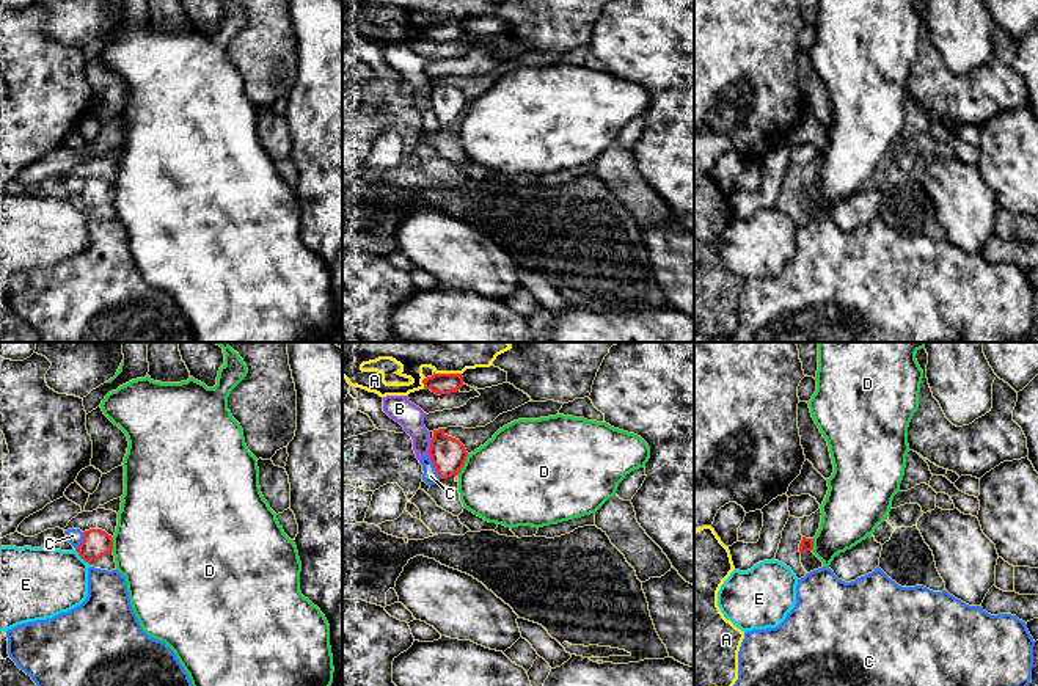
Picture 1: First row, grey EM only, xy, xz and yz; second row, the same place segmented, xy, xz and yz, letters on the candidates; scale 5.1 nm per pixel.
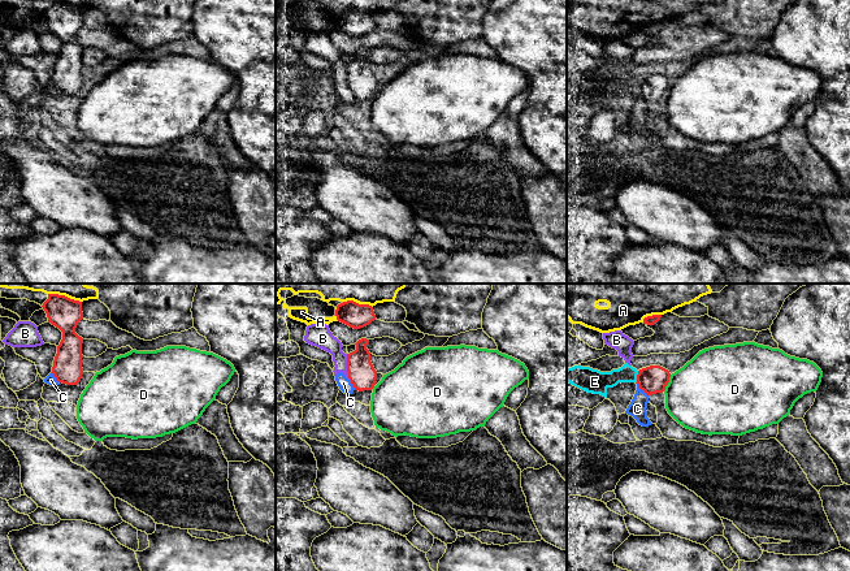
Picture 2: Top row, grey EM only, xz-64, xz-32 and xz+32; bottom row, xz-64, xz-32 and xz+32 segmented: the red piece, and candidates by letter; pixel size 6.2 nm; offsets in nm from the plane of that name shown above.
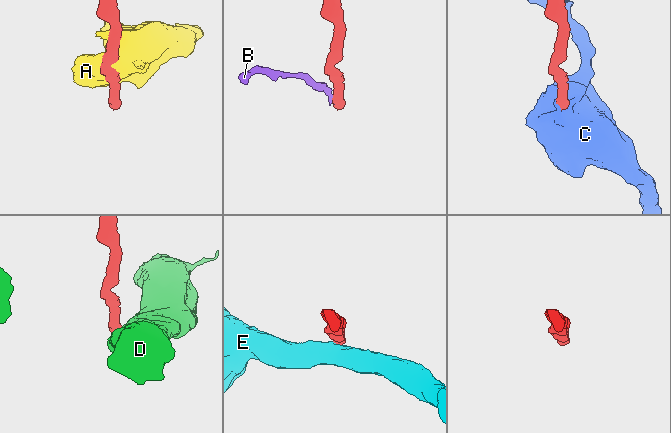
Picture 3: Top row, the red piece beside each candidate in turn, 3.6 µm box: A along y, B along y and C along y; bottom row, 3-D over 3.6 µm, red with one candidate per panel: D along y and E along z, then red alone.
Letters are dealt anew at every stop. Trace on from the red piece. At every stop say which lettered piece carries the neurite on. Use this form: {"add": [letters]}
{"add": []}

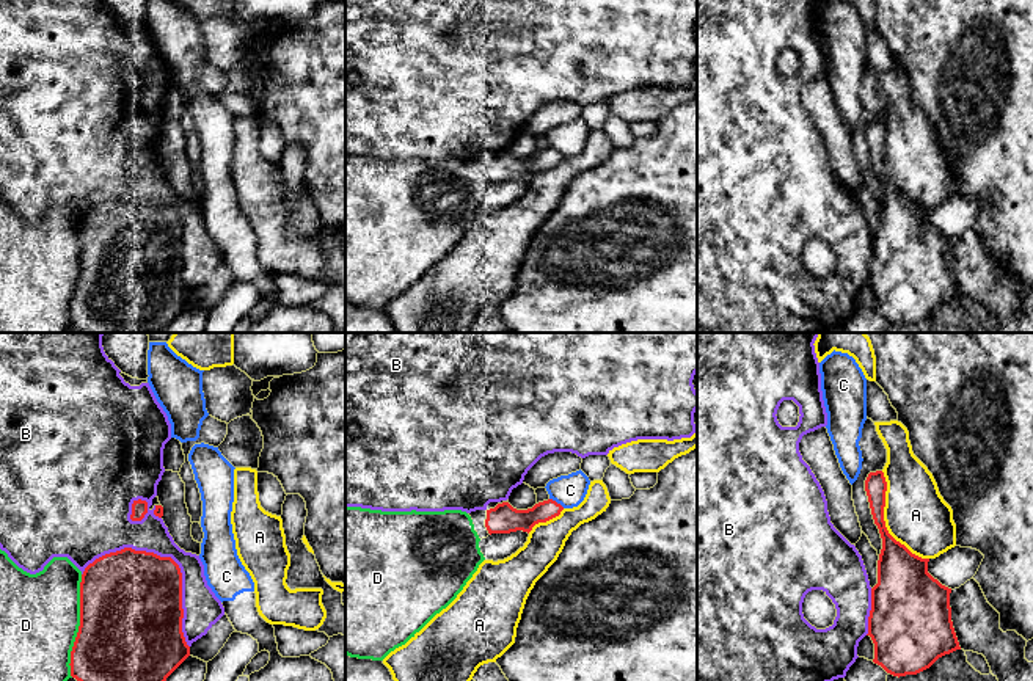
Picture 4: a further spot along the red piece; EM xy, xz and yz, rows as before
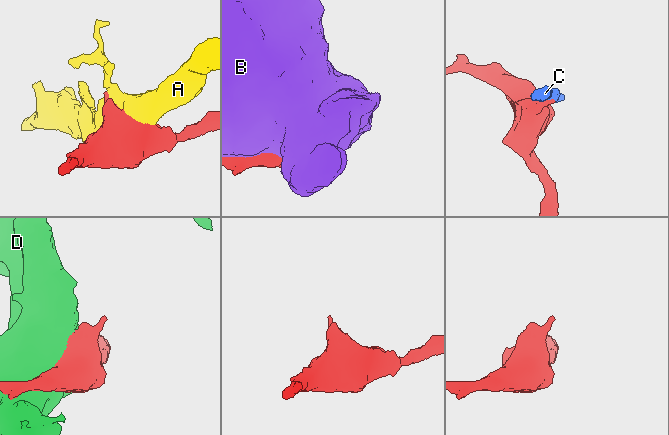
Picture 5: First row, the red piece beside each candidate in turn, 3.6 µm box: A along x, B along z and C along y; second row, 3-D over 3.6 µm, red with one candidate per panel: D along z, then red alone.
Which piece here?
{"add": []}

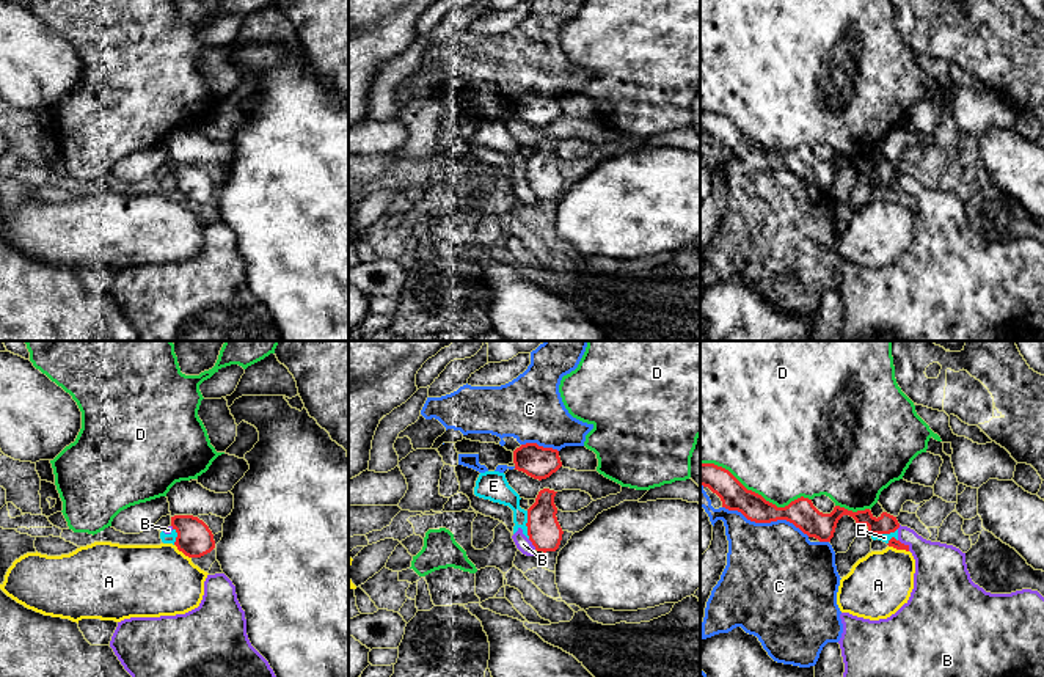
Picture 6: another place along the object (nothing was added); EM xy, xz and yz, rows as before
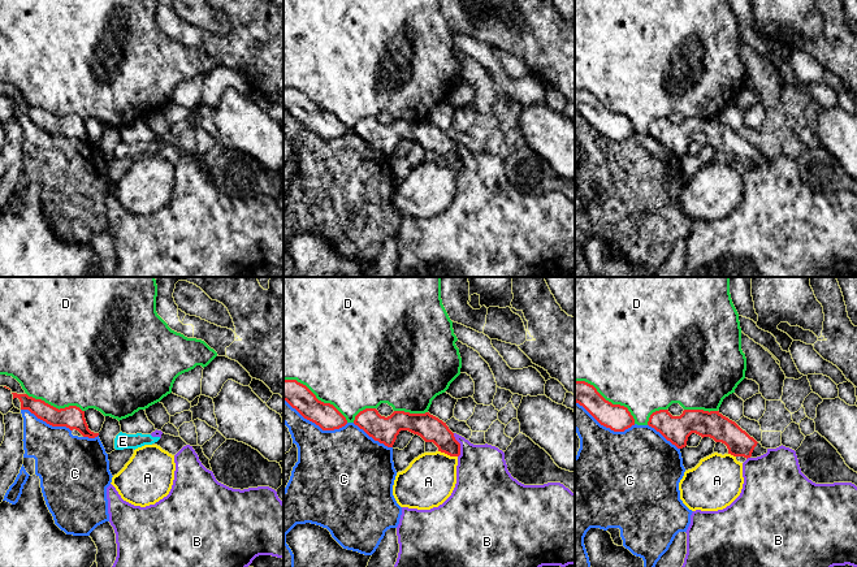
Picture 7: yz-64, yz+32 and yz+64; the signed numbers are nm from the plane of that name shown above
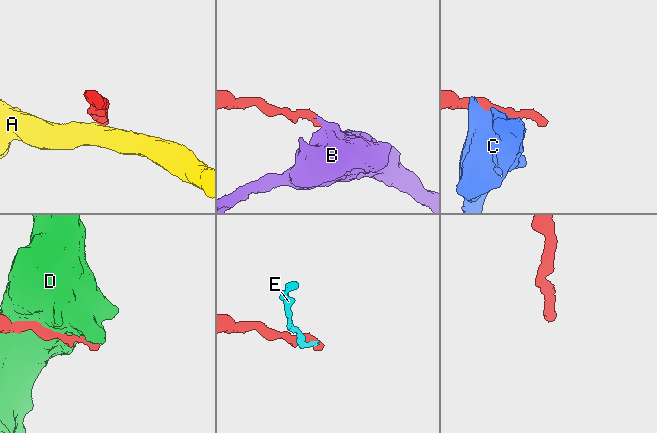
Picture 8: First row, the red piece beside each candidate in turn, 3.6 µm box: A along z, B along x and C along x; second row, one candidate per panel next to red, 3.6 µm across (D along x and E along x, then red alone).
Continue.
{"add": []}

